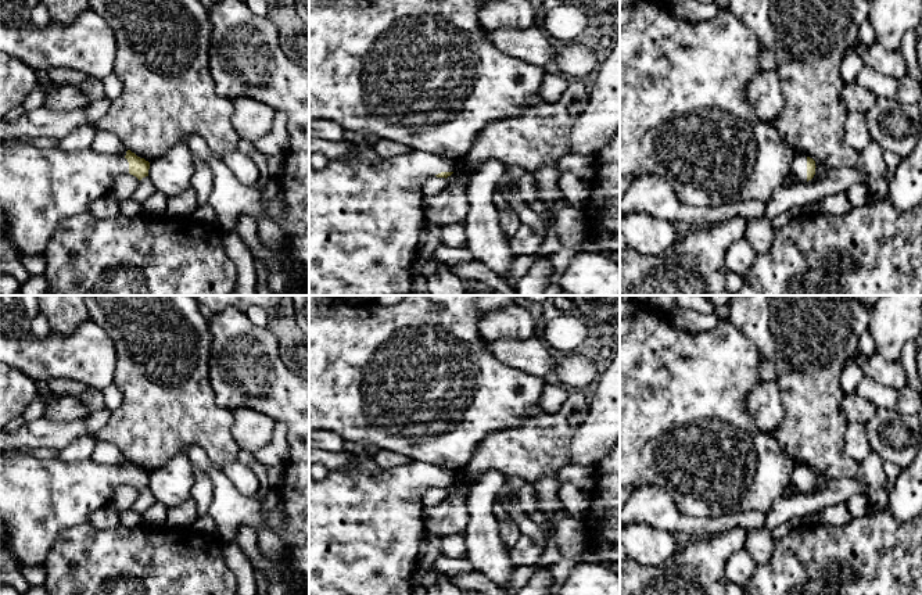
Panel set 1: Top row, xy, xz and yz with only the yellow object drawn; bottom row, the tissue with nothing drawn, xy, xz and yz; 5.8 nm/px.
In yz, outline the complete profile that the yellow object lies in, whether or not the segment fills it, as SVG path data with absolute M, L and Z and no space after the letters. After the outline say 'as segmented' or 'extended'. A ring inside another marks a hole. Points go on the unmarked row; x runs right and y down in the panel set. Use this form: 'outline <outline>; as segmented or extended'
outline M794 465L792 472L792 484L799 492L808 492L815 485L815 472L806 465Z; extended

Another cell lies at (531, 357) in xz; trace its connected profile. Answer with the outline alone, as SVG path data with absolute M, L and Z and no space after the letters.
M538 336L525 341L514 338L485 341L485 347L499 362L532 377L543 379L556 369L556 358Z

